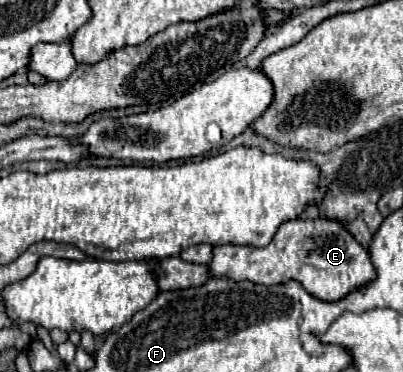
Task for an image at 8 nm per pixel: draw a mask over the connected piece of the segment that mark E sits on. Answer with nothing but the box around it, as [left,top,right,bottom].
[208,218,376,300]

